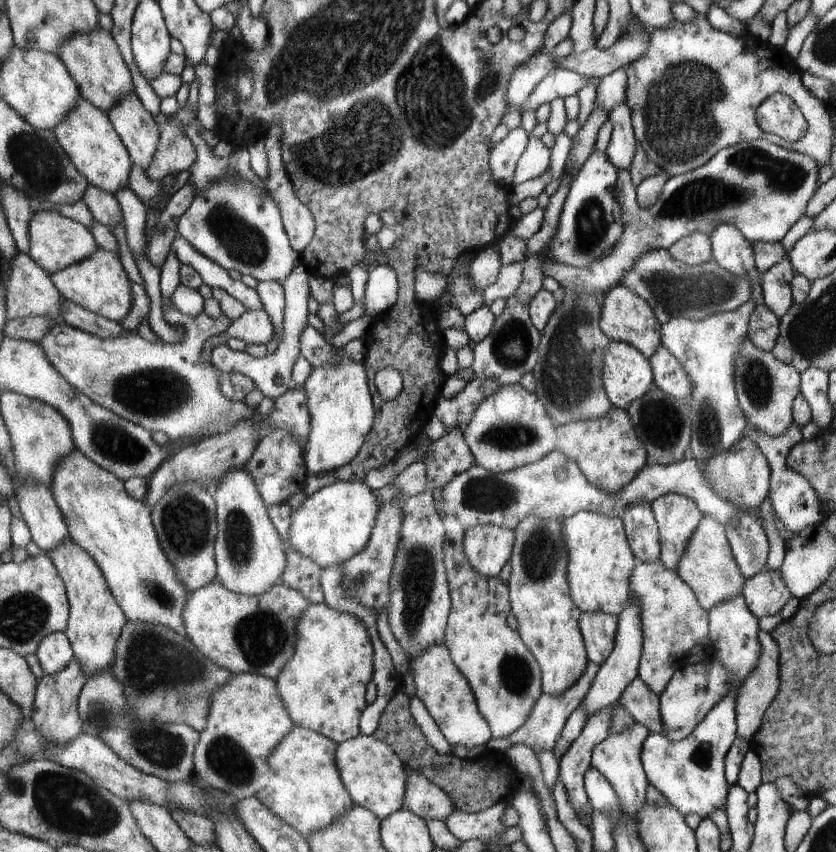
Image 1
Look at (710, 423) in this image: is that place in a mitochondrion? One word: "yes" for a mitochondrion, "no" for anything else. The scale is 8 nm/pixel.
yes

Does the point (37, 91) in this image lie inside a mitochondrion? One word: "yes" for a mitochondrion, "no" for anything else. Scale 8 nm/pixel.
no

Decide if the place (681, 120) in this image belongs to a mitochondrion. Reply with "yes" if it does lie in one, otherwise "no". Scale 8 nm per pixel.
yes

